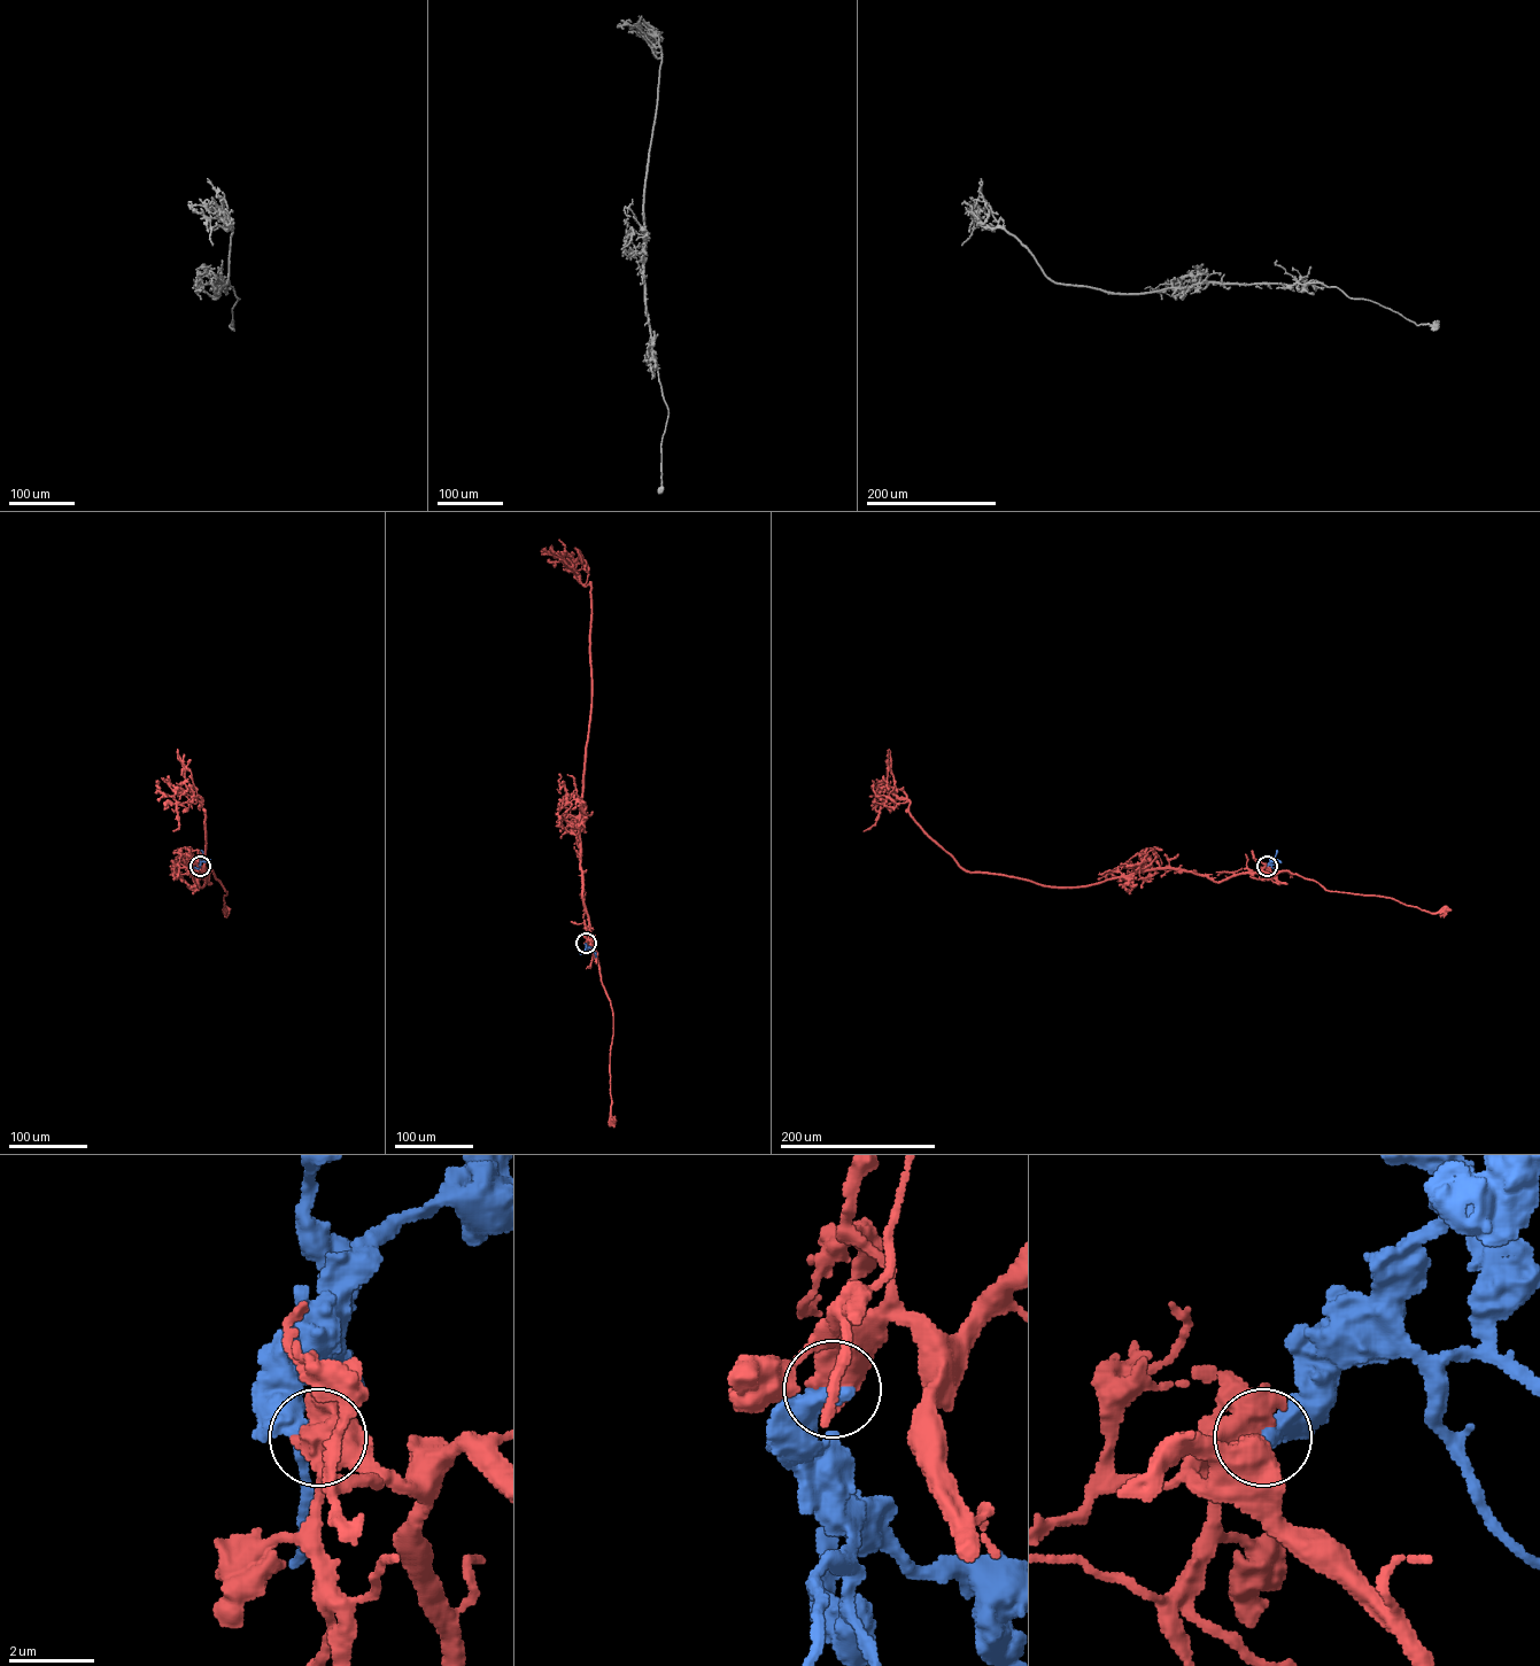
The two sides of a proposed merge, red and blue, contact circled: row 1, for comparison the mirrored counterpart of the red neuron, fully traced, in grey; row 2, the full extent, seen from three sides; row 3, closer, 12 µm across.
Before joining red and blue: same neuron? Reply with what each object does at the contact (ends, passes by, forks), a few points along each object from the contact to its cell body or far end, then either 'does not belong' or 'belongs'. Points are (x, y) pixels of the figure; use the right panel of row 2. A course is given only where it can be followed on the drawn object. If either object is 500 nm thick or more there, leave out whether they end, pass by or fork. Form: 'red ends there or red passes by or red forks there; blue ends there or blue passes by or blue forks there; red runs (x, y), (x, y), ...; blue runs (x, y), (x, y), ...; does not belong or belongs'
red runs (1267, 865), (1272, 875), (1290, 872), (1331, 891), (1390, 897), (1432, 913), (1445, 909); blue runs (1267, 865), (1277, 860), (1281, 862); belongs

